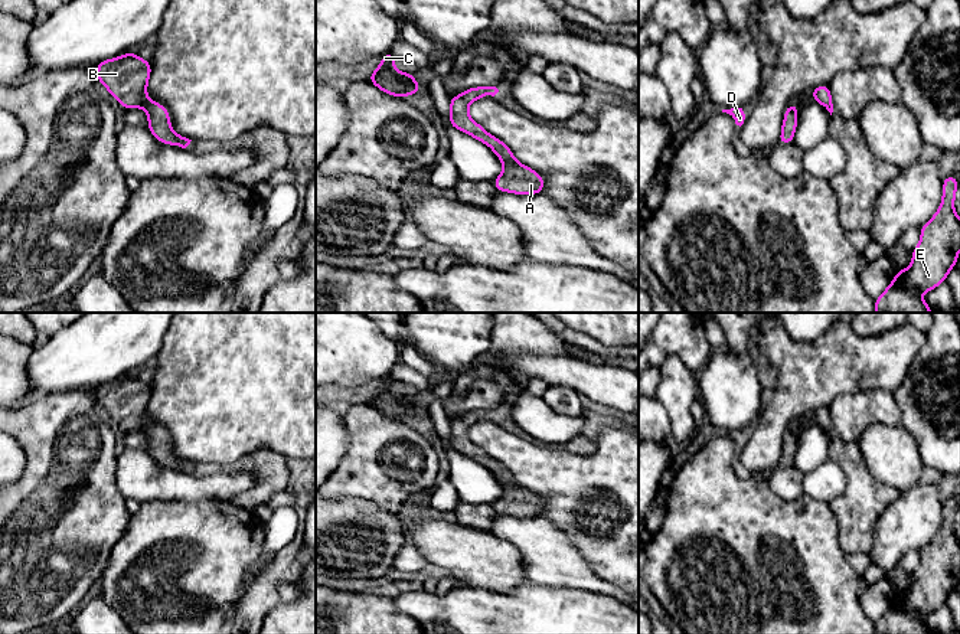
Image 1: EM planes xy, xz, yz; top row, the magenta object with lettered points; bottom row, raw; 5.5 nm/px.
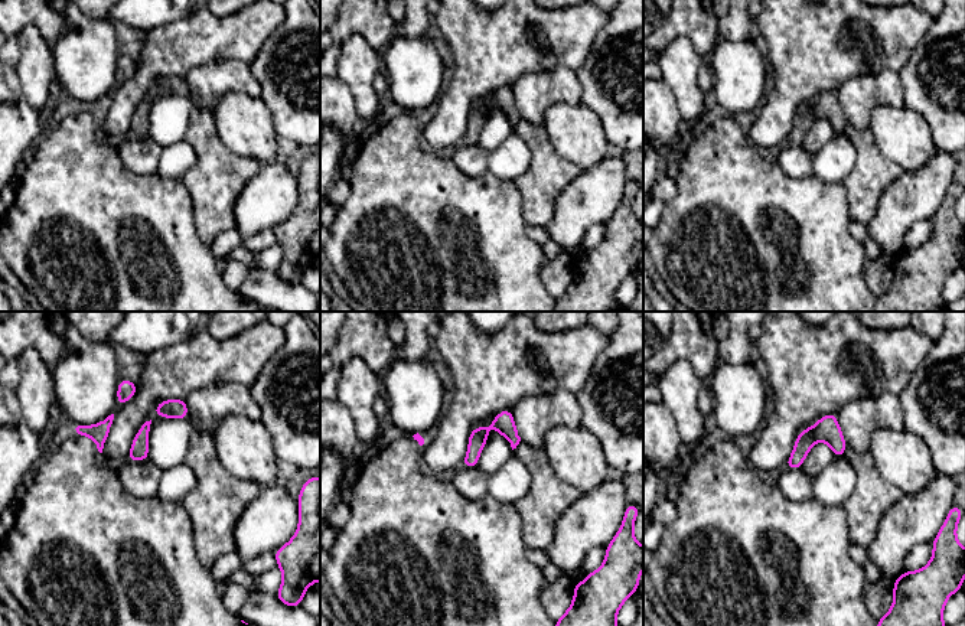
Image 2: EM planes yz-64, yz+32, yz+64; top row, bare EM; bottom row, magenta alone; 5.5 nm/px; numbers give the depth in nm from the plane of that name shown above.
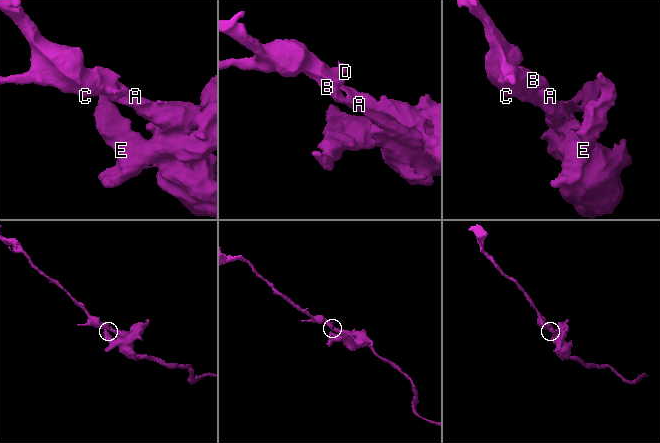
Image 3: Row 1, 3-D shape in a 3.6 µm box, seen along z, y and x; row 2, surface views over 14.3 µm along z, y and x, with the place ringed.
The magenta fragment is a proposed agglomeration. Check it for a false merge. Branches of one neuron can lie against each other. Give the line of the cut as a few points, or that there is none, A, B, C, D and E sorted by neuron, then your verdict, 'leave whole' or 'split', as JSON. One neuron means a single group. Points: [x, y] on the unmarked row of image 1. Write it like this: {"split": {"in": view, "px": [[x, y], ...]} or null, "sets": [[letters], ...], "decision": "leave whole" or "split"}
{"split": null, "sets": [["A", "B", "C", "D", "E"]], "decision": "leave whole"}

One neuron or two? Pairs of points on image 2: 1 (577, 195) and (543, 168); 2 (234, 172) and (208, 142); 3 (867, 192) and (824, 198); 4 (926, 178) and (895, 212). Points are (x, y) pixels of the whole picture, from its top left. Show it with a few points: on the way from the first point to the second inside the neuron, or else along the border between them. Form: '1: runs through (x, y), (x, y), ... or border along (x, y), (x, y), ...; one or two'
1: border along (582, 170), (560, 194), (553, 217); two
2: runs through (227, 165), (211, 149); one
3: border along (841, 182), (845, 191), (850, 218); two
4: runs through (918, 186), (900, 204); one

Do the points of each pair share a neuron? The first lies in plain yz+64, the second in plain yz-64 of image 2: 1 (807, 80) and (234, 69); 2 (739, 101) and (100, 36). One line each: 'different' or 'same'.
1: different
2: same

